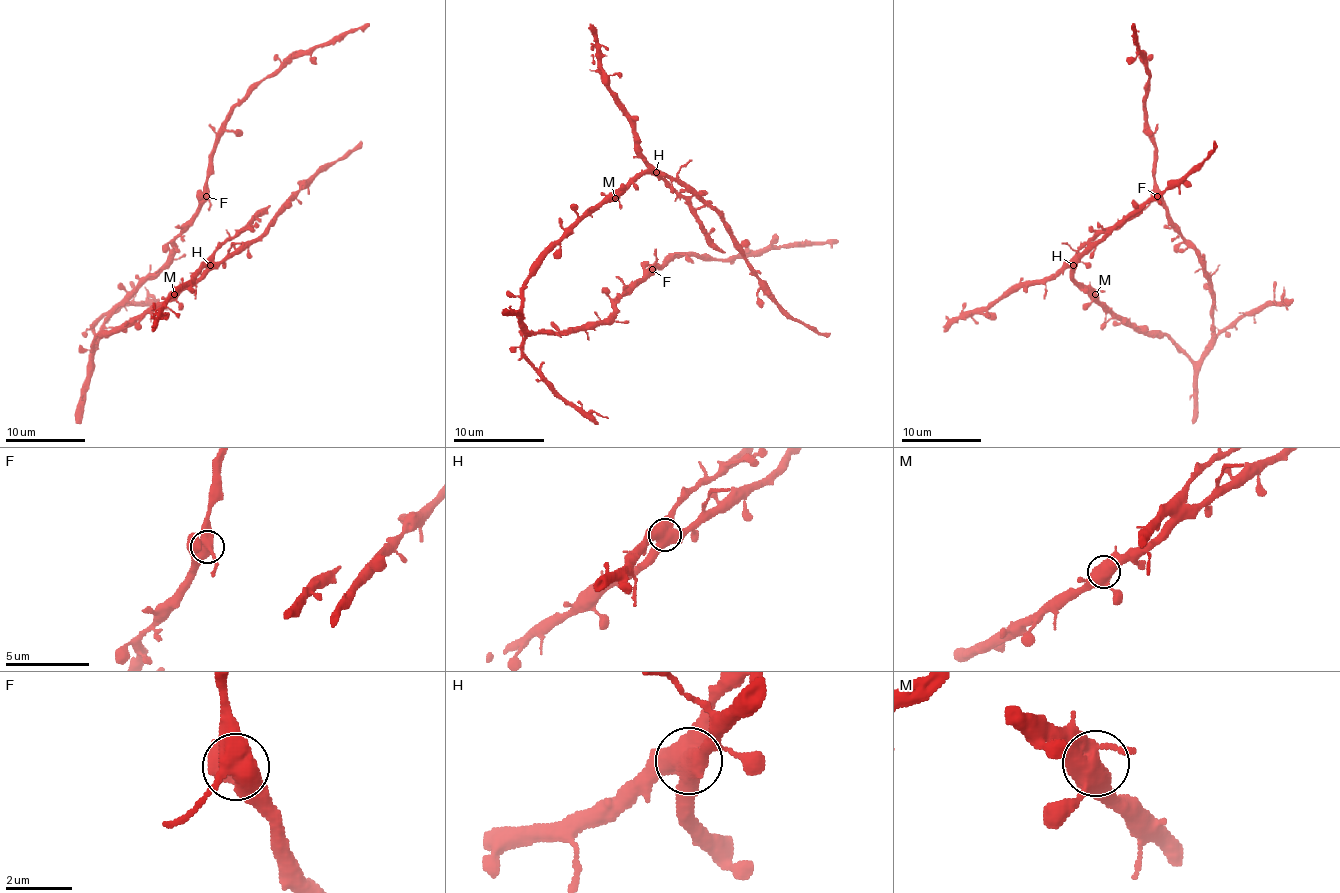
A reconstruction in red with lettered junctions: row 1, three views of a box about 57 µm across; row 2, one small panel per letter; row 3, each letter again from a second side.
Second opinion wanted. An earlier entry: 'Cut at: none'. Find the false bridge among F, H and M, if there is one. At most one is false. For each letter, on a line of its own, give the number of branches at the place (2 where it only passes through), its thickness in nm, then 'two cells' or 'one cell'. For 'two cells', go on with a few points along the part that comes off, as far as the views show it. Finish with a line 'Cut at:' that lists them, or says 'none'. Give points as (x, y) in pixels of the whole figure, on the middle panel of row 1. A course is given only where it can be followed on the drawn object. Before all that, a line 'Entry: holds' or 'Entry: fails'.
Entry: fails
F: 4 | 550 nm | one cell
H: 4 | 600 nm | two cells | (656, 173), (640, 152), (634, 118), (608, 86), (599, 61), (599, 42), (590, 24)
M: 4 | 550 nm | one cell
Cut at: H

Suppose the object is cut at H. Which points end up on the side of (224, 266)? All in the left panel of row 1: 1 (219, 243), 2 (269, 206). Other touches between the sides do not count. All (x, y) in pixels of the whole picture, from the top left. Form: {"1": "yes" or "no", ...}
{"1": "no", "2": "no"}

